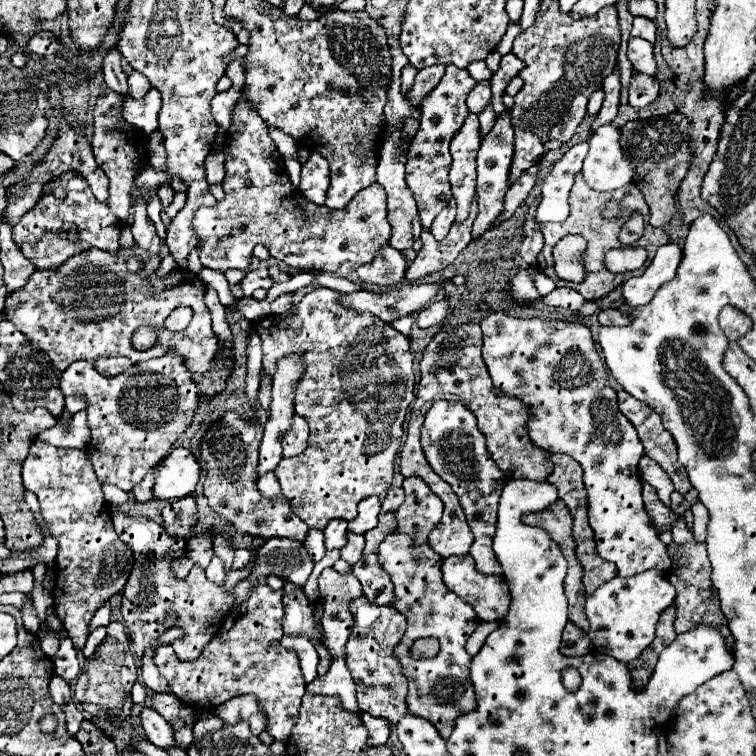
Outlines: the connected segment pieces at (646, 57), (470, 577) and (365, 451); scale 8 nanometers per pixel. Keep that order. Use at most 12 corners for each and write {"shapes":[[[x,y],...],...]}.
{"shapes":[[[629,38],[627,58],[635,72],[653,76],[653,44]],[[473,558],[443,560],[443,582],[481,620],[505,618],[511,594]],[[317,288],[255,322],[301,354],[303,454],[275,468],[323,530],[391,486],[409,338]]]}

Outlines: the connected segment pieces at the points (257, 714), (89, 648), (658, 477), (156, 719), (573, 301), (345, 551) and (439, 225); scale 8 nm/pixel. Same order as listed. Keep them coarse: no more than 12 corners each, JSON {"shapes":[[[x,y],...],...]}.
{"shapes":[[[237,696],[217,708],[225,724],[247,720],[257,736],[265,712],[255,696]],[[95,628],[87,638],[83,656],[95,652],[105,638],[105,628]],[[643,456],[641,478],[657,490],[665,506],[671,504],[671,478],[655,460]],[[143,708],[147,738],[161,750],[175,744],[171,724],[153,708]],[[555,288],[543,298],[547,306],[577,310],[585,298],[571,288]],[[349,534],[341,558],[351,566],[363,554],[365,538]],[[455,200],[431,224],[435,240],[447,236],[455,220]]]}

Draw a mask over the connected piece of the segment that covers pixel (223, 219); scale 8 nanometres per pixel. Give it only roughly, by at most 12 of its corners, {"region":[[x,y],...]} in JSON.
{"region":[[241,96],[225,198],[197,210],[201,264],[245,270],[253,248],[349,276],[389,242],[381,184],[341,210],[285,178]]}

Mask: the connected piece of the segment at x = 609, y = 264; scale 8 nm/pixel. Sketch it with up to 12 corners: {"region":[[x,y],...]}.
{"region":[[625,246],[605,254],[613,274],[641,268],[645,248]]}

